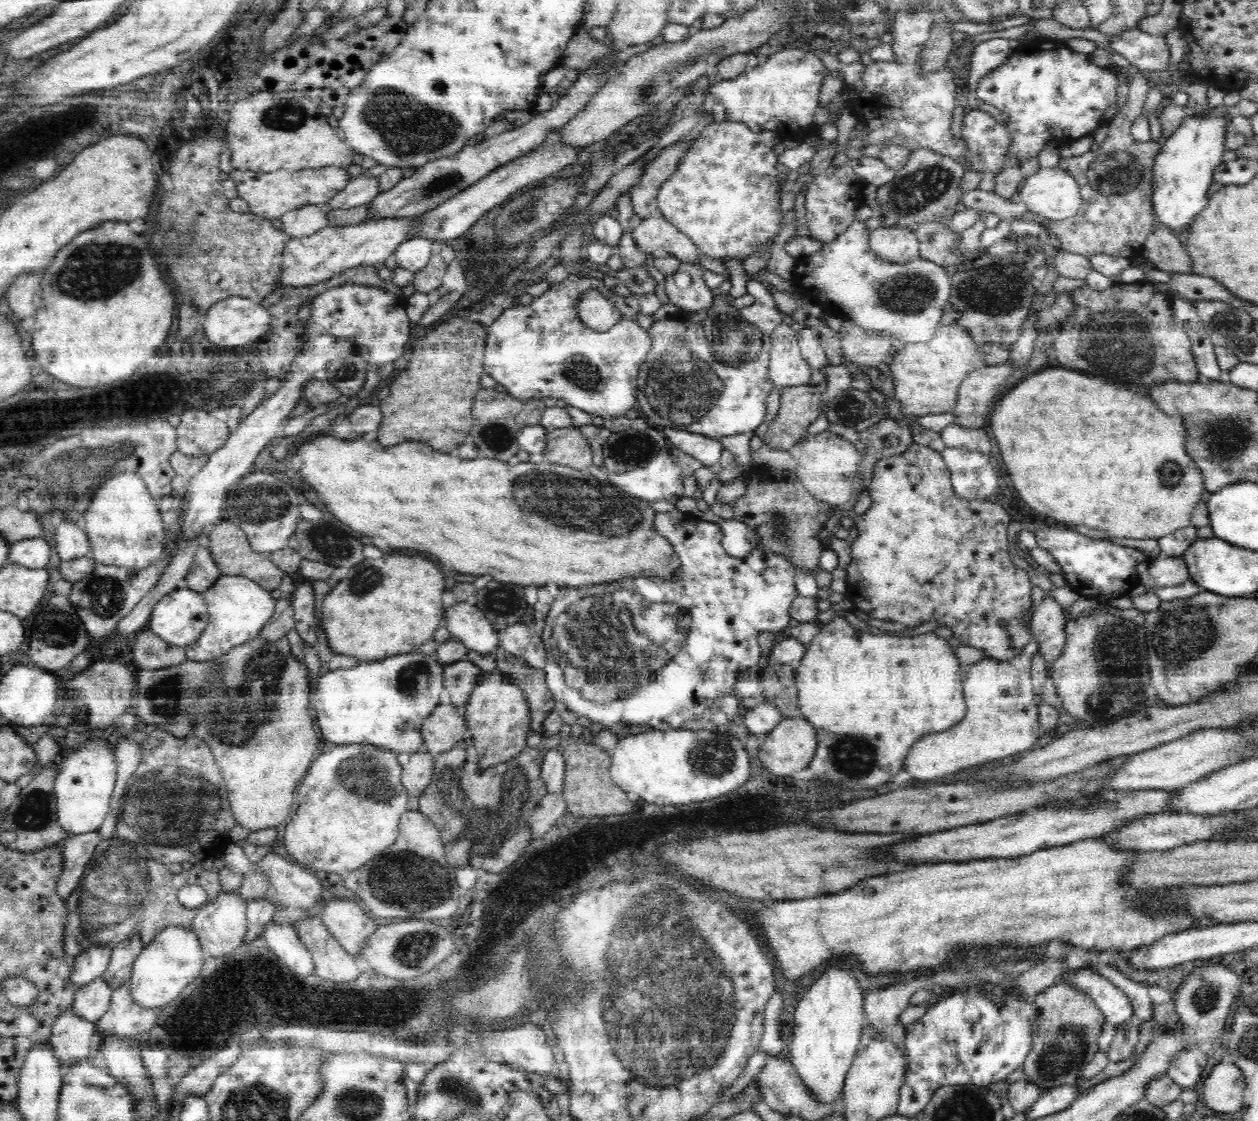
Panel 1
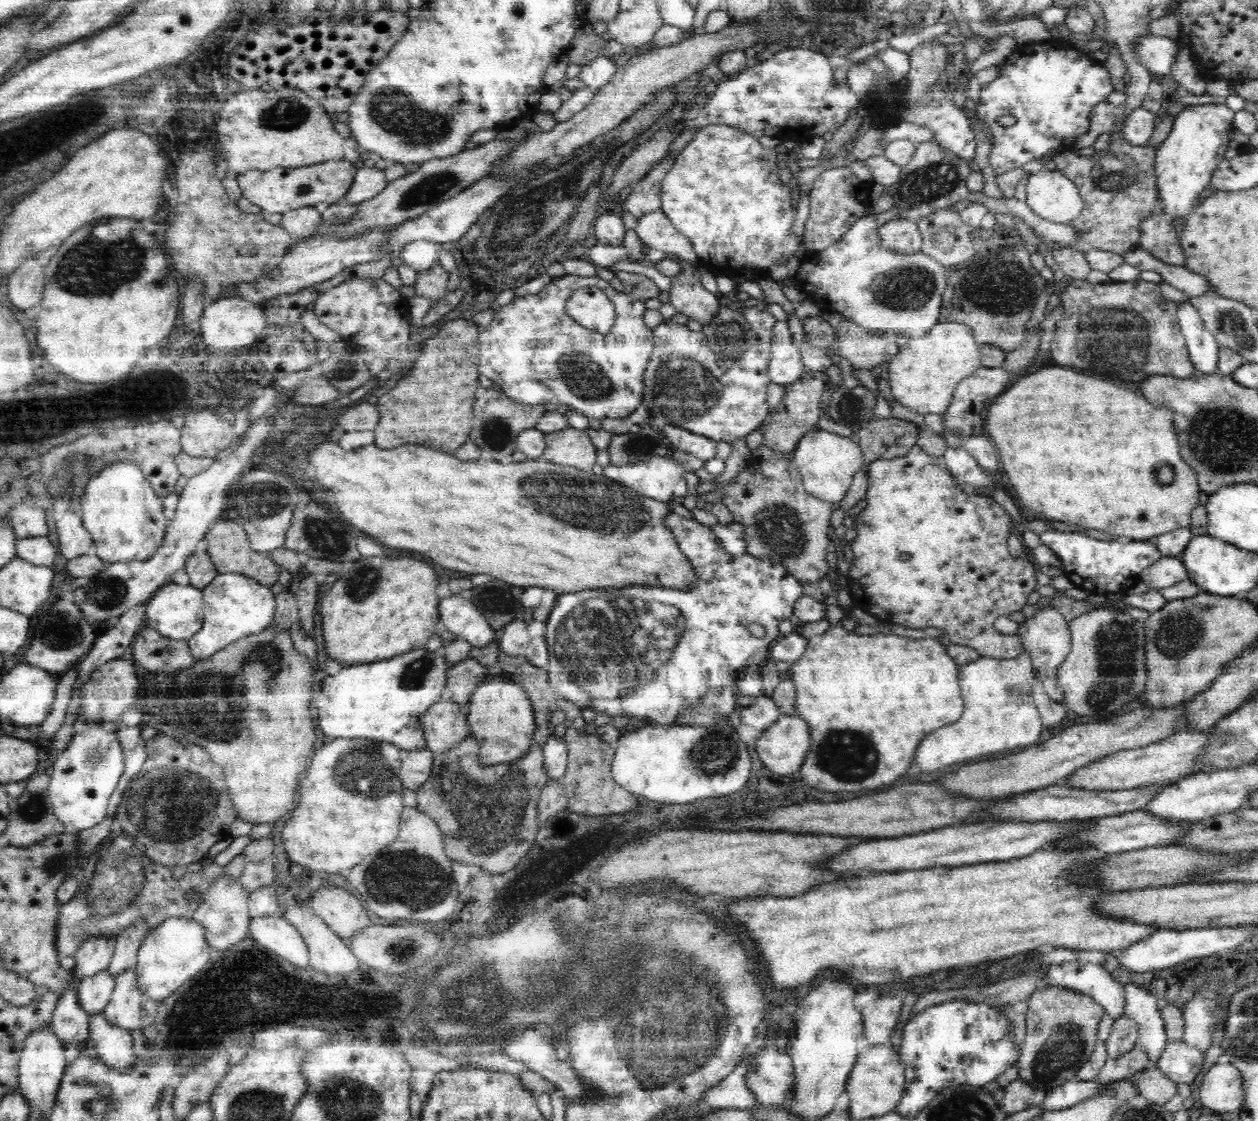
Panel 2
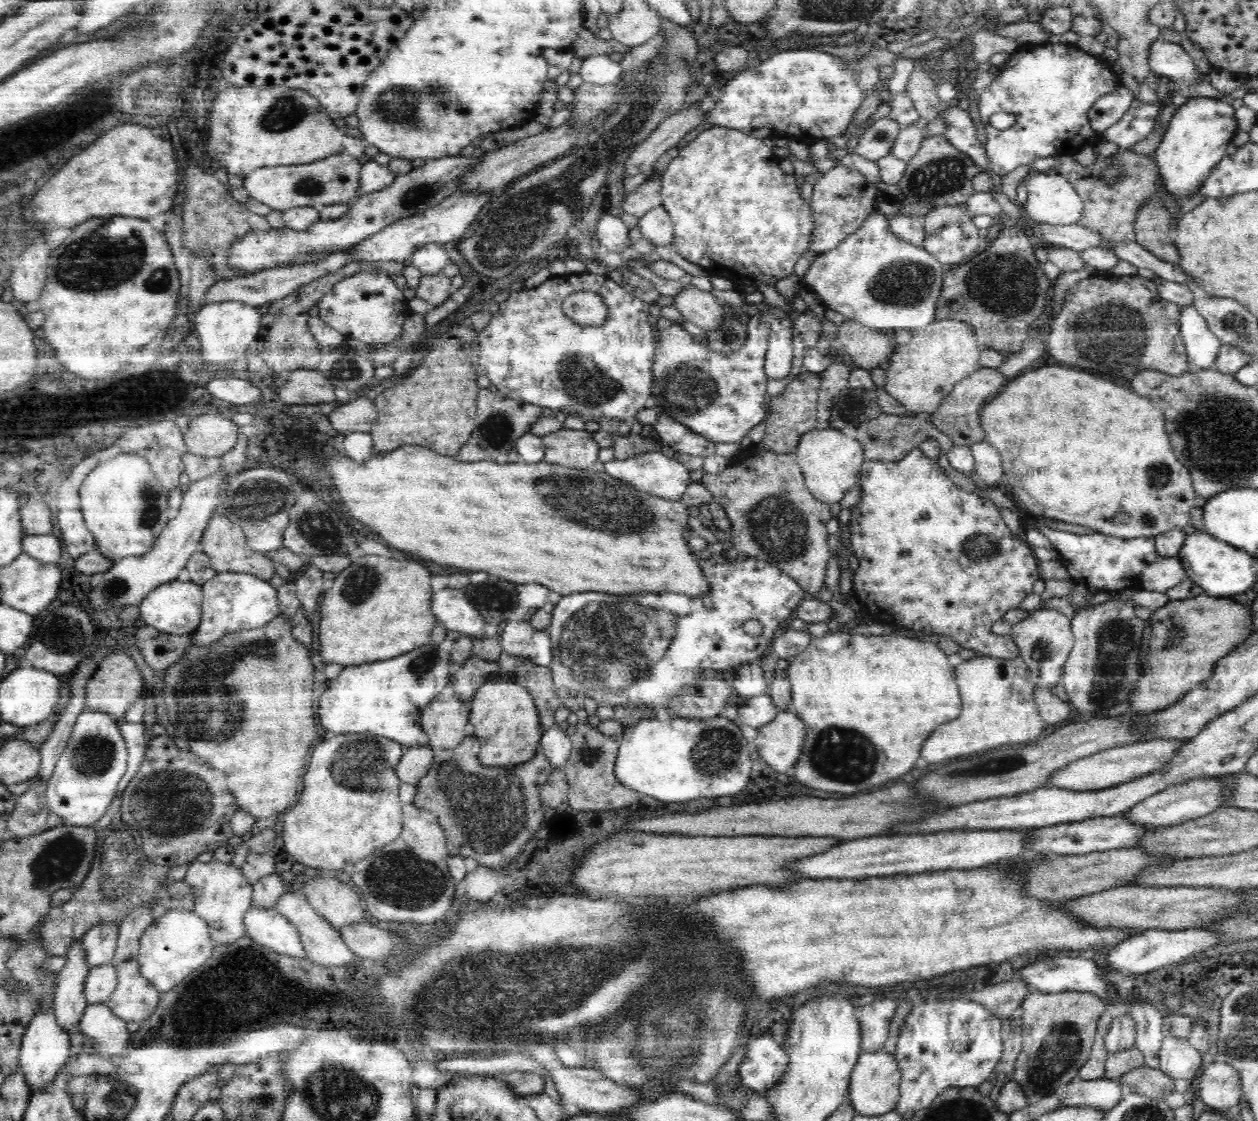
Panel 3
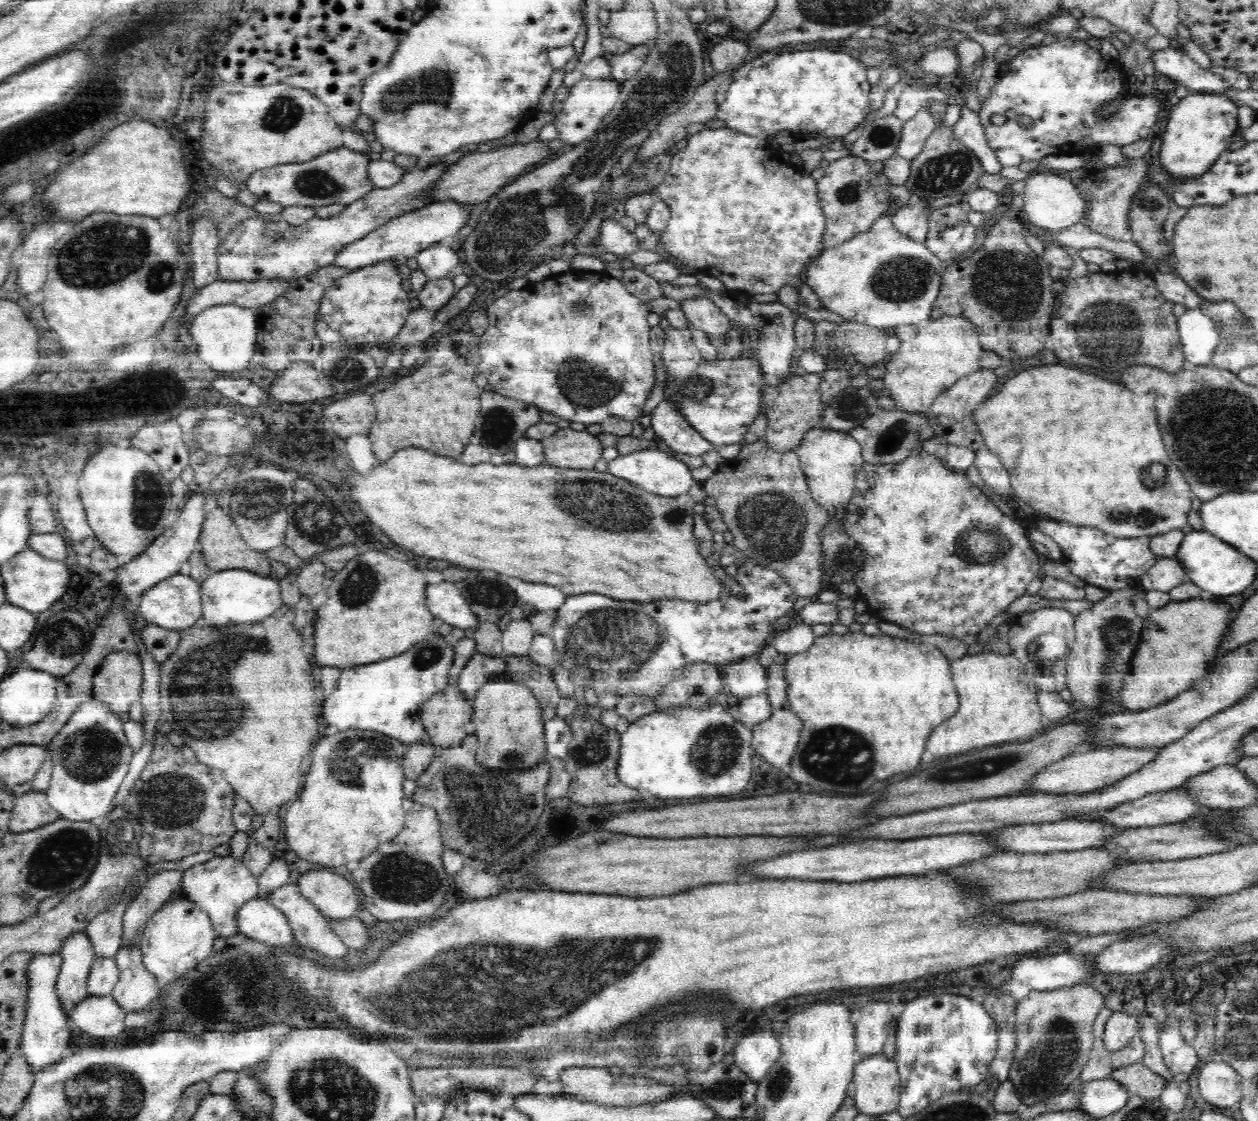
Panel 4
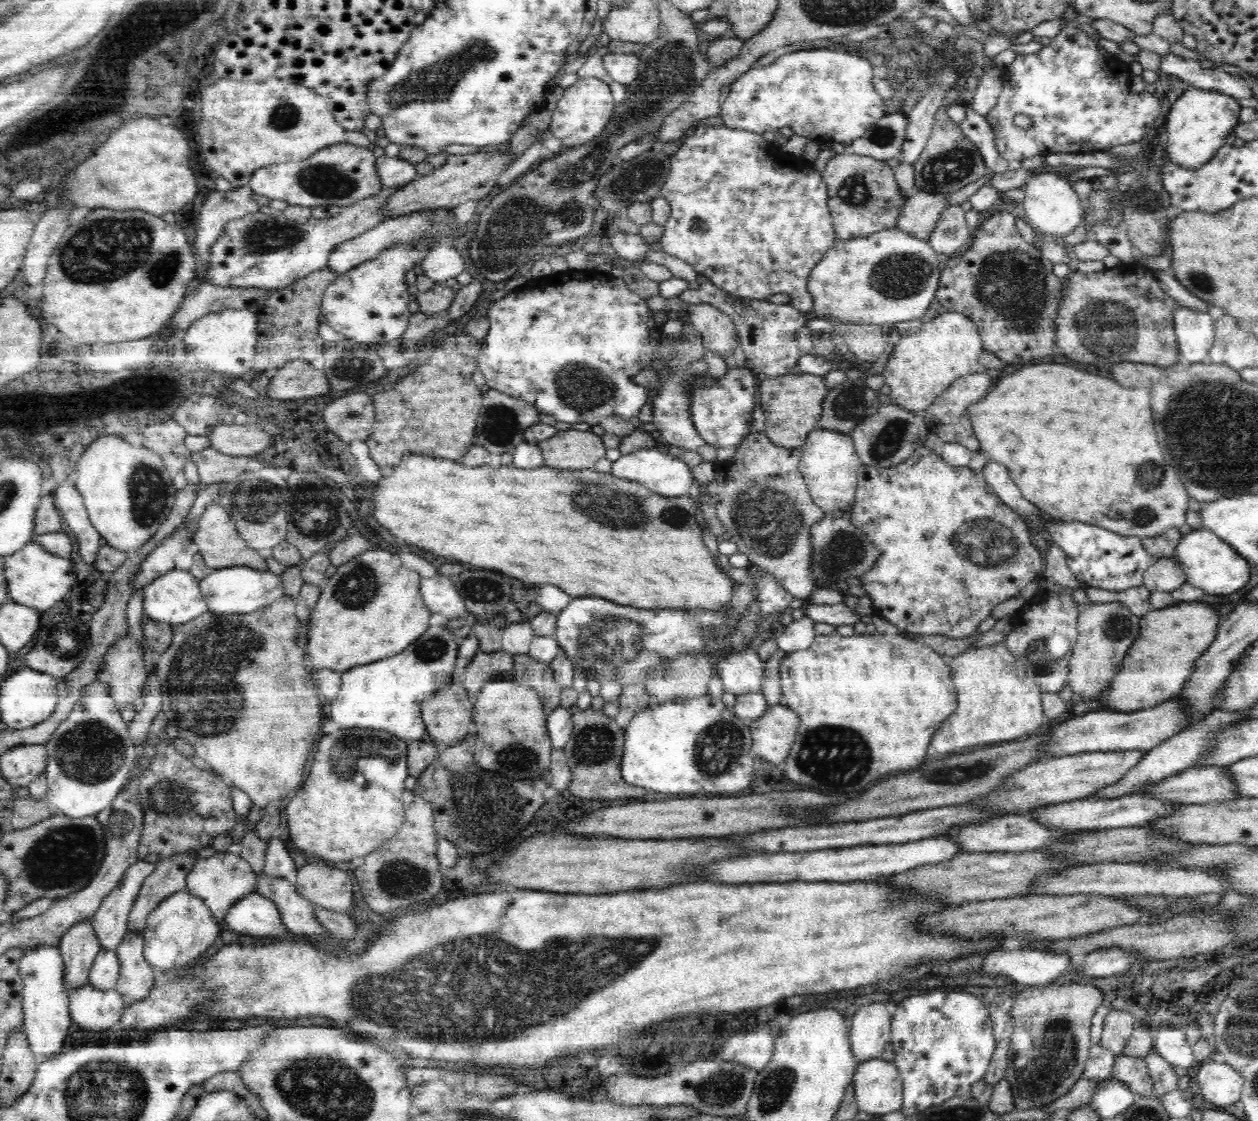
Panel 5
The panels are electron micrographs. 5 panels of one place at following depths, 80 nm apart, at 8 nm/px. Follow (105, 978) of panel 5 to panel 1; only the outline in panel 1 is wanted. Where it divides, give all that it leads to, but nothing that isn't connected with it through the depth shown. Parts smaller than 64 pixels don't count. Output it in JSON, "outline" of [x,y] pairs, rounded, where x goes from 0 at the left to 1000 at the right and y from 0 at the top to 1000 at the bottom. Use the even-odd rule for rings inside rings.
{"outline":[[[79,871],[72,878],[61,881],[56,901],[60,906],[76,913],[86,901],[89,887],[90,883]]]}

